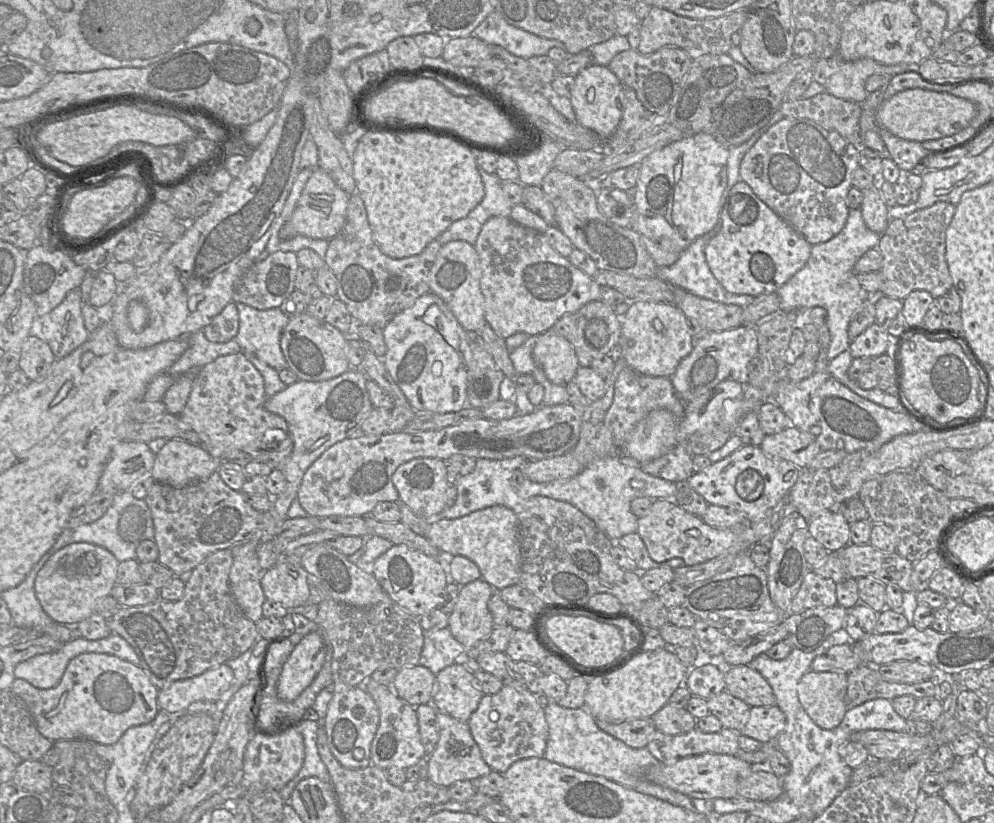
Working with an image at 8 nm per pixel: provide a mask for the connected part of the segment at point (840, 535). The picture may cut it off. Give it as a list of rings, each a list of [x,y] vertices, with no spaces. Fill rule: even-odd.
[[[827,510],[809,520],[809,536],[829,552],[839,552],[850,544],[850,525],[837,510]]]

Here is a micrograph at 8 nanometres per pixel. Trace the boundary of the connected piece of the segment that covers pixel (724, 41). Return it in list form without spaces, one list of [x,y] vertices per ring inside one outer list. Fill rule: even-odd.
[[[651,7],[639,23],[641,36],[636,50],[642,55],[650,55],[662,47],[675,46],[683,49],[692,60],[706,54],[727,54],[732,46],[732,35],[741,29],[747,15],[748,9],[741,9],[720,17],[692,19],[663,8]]]

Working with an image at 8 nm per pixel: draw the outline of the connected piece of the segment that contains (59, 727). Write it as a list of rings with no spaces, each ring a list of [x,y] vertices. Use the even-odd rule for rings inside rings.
[[[82,653],[71,659],[66,667],[62,679],[53,688],[39,689],[34,687],[24,679],[15,678],[10,687],[10,691],[14,693],[25,704],[34,720],[38,731],[44,737],[50,739],[53,742],[59,740],[85,739],[103,745],[114,745],[127,729],[133,726],[139,726],[152,722],[159,711],[157,699],[160,690],[152,683],[143,668],[129,661],[123,660],[117,656],[104,653]]]

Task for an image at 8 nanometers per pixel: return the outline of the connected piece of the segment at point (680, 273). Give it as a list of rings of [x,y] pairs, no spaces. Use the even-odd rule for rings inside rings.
[[[718,222],[712,230],[706,232],[686,247],[675,263],[669,266],[658,267],[656,274],[657,277],[664,279],[672,285],[692,293],[695,296],[744,307],[753,301],[754,296],[748,294],[734,294],[727,291],[712,274],[706,262],[705,246],[707,242],[718,232],[719,228],[720,222]]]

